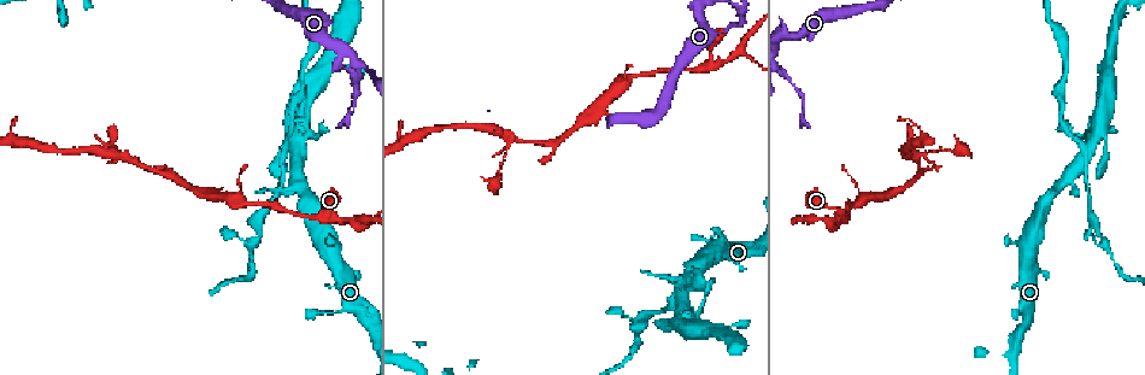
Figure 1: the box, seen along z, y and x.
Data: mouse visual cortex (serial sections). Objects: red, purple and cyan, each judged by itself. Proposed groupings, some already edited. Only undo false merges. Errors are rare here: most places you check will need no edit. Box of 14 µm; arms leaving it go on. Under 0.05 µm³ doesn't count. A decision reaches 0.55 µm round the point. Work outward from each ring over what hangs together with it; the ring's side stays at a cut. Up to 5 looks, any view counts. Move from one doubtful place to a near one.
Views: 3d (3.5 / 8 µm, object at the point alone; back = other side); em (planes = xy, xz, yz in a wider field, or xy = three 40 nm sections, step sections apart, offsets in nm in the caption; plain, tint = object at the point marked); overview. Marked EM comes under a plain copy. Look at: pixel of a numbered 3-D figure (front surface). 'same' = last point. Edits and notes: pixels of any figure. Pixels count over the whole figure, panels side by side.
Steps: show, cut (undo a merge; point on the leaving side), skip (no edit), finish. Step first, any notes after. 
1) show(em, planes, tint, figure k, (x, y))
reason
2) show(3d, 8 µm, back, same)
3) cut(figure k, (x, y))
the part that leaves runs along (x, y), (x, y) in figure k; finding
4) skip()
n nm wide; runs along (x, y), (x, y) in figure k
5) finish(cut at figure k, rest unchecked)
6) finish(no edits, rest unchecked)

show(em, xy, step 1, tint, figure 1, (676, 310))
sharp bend

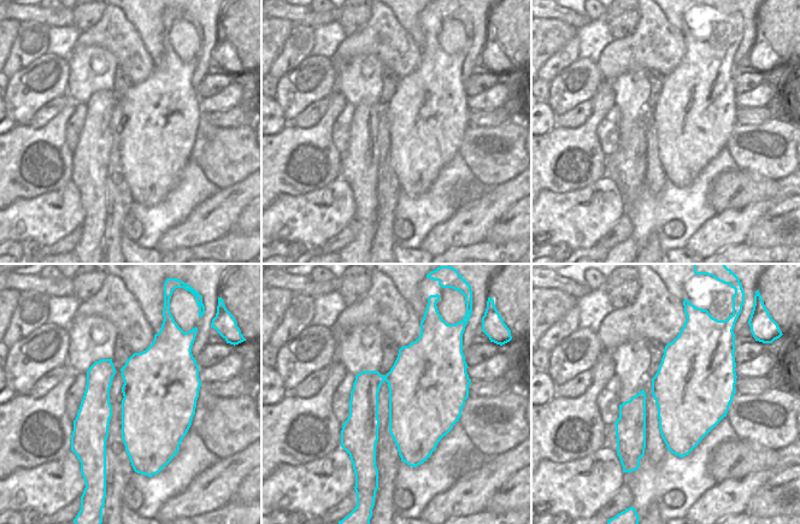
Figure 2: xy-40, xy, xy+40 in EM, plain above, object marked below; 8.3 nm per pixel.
show(3d, 3.5 µm, same)

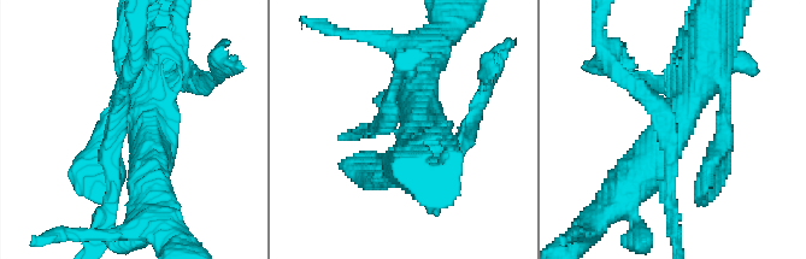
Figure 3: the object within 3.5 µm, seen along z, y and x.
skip()
continuous, no second cell

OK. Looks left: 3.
show(3d, 3.5 µm, figure 1, (511, 137))
branch point

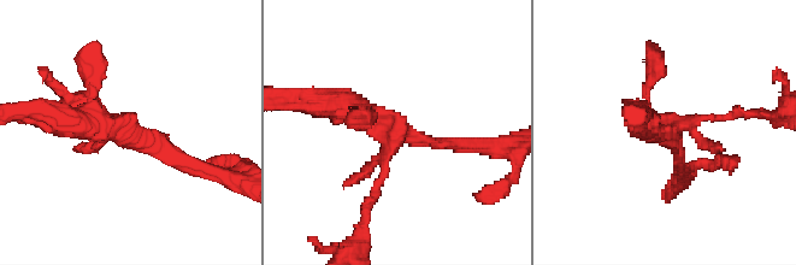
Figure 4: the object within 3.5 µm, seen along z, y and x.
show(em, xy, step 5, tint, figure 4, (389, 129))
now the EM

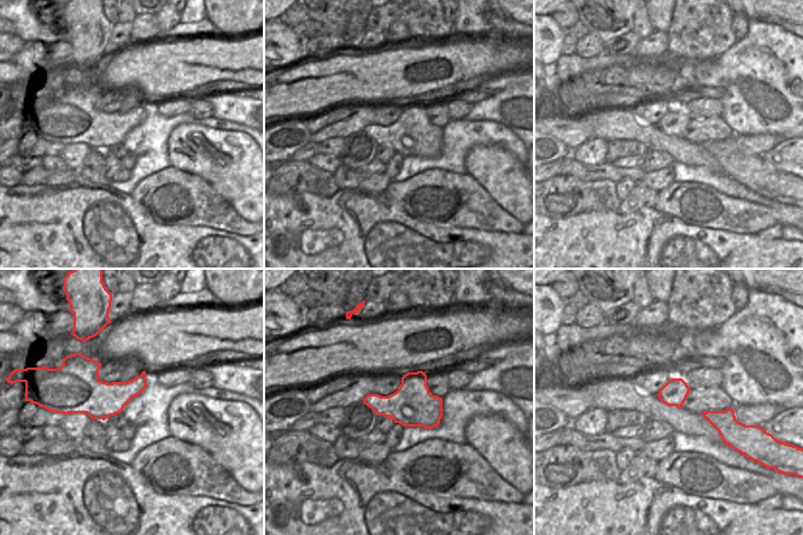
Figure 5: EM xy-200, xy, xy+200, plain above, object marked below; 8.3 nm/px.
skip()
runs along (188, 166), (154, 141), (51, 115) in figure 4; continuous, no second cell

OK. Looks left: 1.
finish(no edits, rest unchecked)

